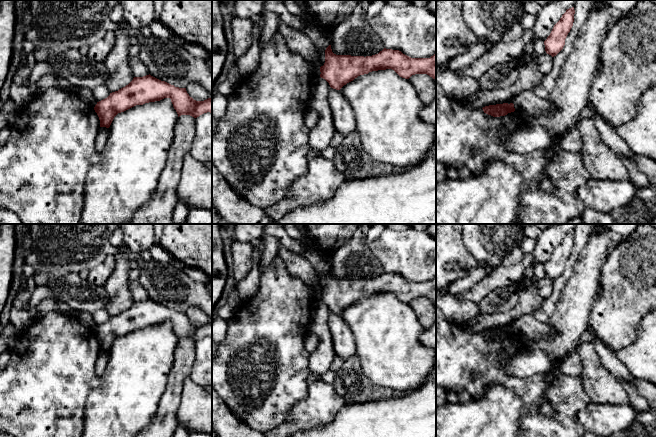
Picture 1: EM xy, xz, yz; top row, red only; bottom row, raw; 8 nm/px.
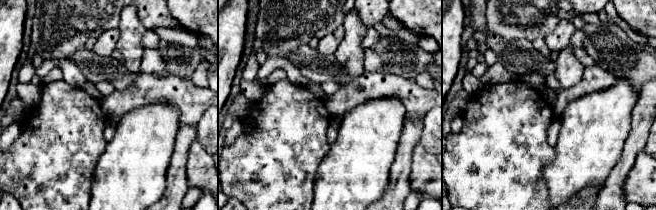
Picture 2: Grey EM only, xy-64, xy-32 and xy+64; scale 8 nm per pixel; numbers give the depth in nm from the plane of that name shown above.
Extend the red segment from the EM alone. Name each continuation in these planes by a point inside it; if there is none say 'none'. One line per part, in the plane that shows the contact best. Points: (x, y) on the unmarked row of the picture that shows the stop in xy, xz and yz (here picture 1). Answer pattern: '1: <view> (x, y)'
none

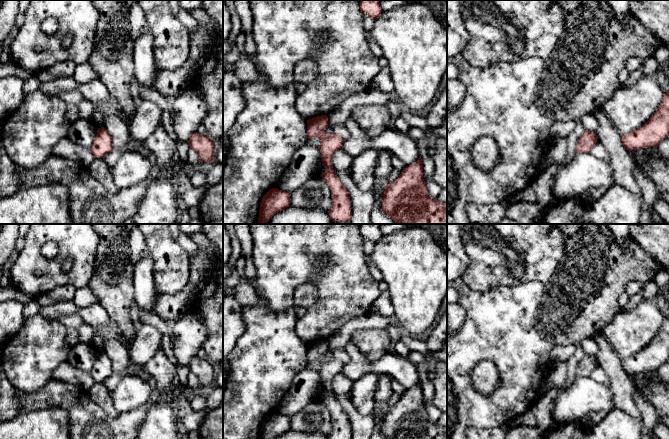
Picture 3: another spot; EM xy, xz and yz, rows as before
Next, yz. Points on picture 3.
none

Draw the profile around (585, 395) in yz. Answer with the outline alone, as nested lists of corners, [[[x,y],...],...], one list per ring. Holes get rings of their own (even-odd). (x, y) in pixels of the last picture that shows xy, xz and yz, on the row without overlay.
[[[579,377],[554,398],[554,417],[563,423],[580,421],[586,414],[615,408],[611,387],[591,377]]]

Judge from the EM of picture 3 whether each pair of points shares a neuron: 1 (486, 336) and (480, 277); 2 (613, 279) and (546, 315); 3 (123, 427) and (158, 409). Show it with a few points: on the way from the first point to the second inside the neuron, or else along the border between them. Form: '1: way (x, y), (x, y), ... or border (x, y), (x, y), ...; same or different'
1: border (460, 280), (476, 291), (504, 285); different
2: way (596, 282), (563, 315); same
3: border (147, 402), (144, 420), (138, 428); different

